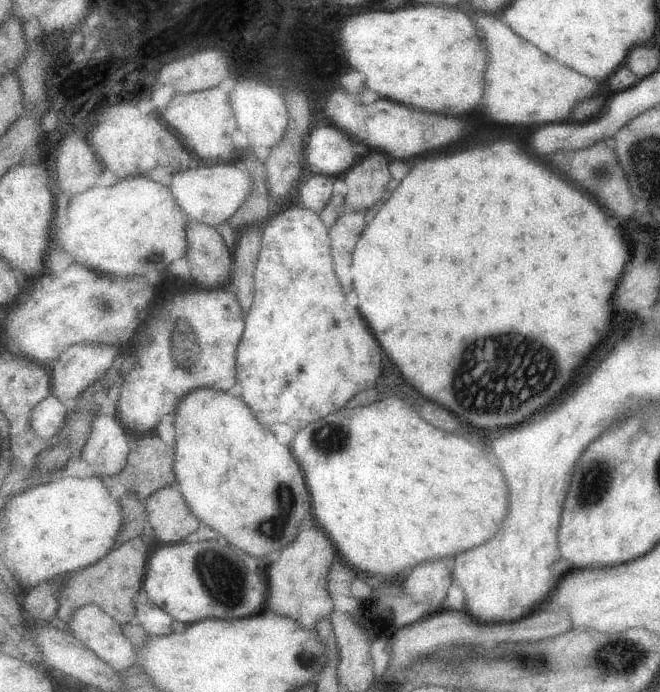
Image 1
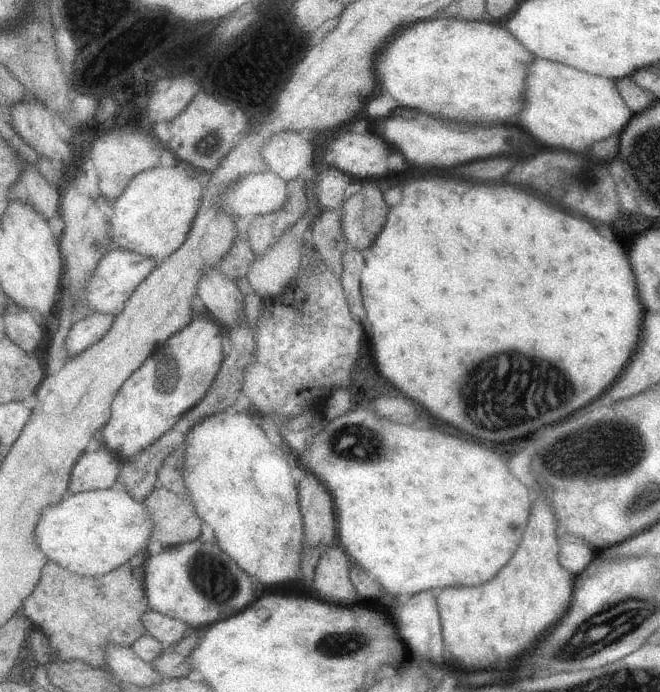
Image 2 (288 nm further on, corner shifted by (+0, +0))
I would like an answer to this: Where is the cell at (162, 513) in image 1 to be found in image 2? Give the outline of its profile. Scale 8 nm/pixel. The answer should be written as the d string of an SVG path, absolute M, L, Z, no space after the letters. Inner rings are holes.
M157 486L145 500L145 506L157 520L153 542L161 542L165 548L191 544L201 538L203 518L191 498L183 498L177 492Z

